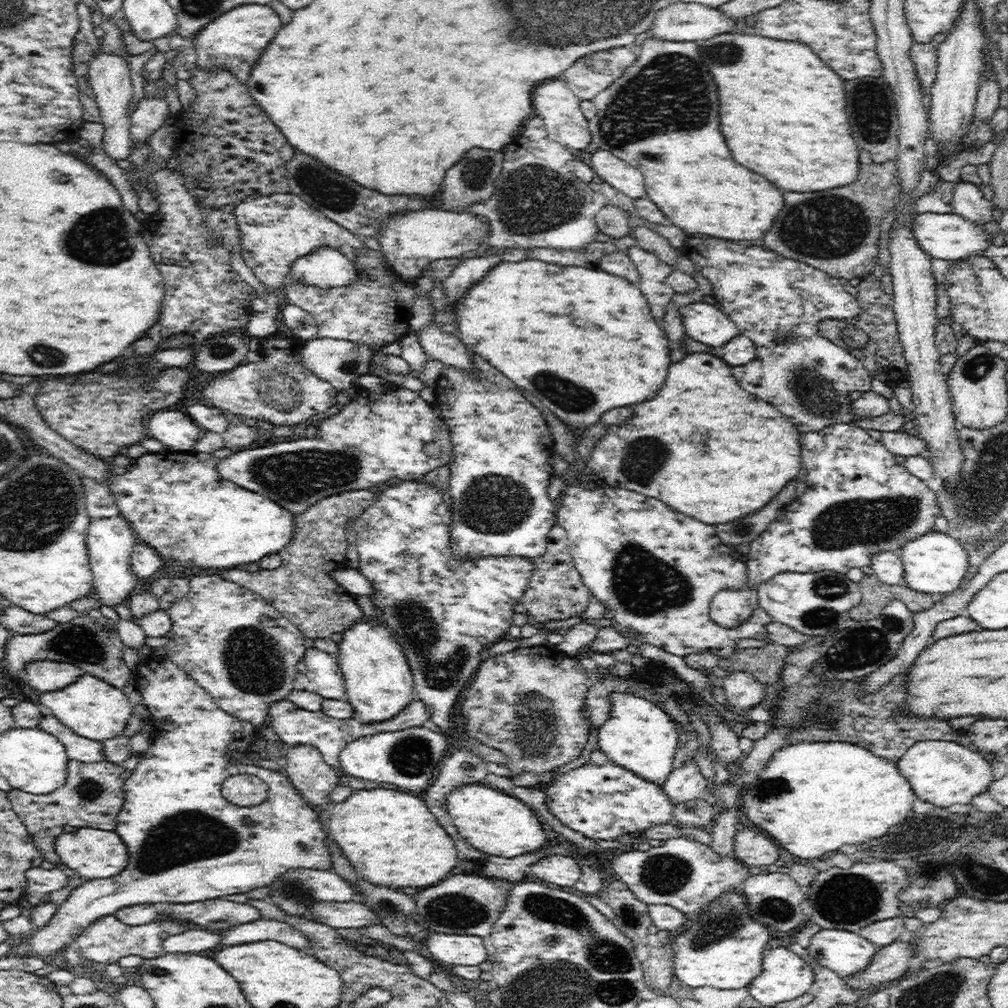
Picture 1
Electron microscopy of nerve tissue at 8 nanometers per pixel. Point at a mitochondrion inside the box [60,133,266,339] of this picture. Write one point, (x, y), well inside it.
(83, 246)

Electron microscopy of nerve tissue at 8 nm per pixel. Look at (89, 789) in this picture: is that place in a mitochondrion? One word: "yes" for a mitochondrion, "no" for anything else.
yes

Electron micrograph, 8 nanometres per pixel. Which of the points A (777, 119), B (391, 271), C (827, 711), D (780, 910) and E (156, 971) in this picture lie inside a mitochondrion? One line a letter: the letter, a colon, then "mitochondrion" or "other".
A: other
B: other
C: mitochondrion
D: mitochondrion
E: other

